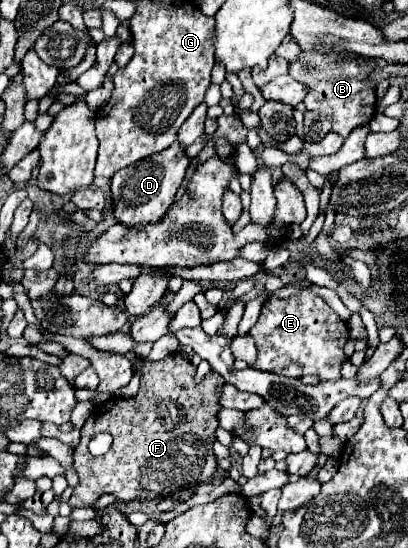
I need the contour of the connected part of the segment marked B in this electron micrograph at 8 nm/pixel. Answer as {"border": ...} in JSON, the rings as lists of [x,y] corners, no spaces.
{"border":[[[301,50],[299,58],[289,64],[289,76],[307,86],[303,104],[307,110],[333,118],[333,132],[347,138],[357,126],[365,126],[377,112],[377,84],[371,80],[377,64],[355,64],[351,52],[317,52]]]}

